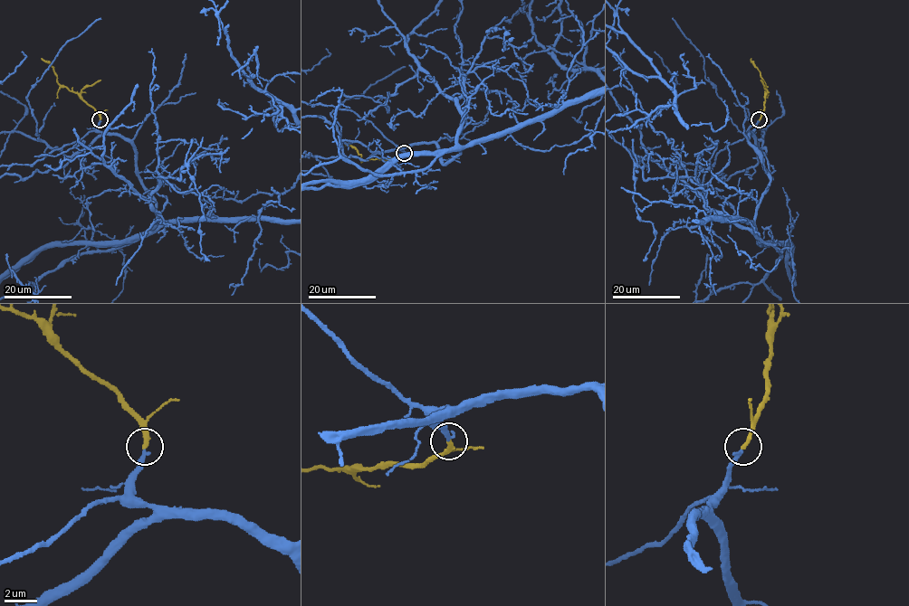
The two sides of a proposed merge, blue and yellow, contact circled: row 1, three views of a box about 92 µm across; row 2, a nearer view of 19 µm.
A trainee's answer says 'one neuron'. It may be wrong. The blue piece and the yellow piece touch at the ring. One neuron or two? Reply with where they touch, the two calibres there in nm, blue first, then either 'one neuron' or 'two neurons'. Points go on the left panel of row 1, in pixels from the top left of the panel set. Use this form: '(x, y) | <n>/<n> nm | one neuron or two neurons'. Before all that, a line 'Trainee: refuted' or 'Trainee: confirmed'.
Trainee: confirmed
(100, 119) | 260/300 nm | one neuron

